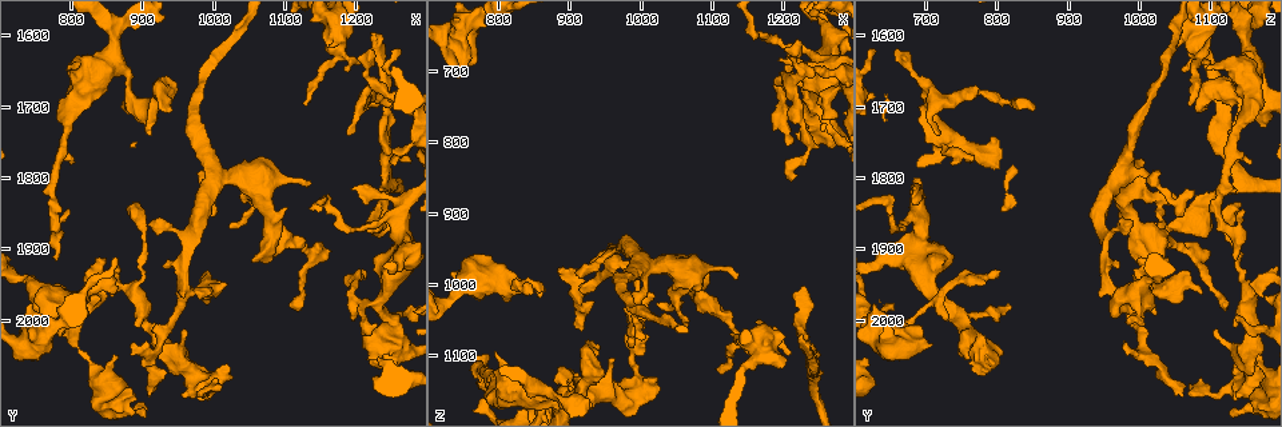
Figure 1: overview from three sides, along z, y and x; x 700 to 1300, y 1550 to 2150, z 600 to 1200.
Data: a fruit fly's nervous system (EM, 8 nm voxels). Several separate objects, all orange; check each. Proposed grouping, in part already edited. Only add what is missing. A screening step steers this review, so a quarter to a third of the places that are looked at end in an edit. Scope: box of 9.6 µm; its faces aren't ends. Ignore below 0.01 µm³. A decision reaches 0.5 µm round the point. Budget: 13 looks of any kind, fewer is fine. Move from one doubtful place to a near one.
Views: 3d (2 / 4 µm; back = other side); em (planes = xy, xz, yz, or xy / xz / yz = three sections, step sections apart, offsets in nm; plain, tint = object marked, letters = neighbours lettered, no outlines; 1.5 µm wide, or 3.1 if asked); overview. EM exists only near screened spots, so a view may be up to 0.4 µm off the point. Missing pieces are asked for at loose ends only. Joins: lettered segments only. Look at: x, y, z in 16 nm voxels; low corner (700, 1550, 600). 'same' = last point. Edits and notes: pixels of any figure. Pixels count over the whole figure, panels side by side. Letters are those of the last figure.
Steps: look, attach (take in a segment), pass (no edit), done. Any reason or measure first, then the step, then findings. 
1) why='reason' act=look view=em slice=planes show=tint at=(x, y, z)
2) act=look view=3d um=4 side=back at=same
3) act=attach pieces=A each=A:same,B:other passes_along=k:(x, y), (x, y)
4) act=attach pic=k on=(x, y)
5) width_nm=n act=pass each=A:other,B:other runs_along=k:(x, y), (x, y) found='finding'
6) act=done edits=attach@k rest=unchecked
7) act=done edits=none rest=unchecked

why='tapers out' act=look view=em slice=planes show=letters at=(1220, 1625, 650)

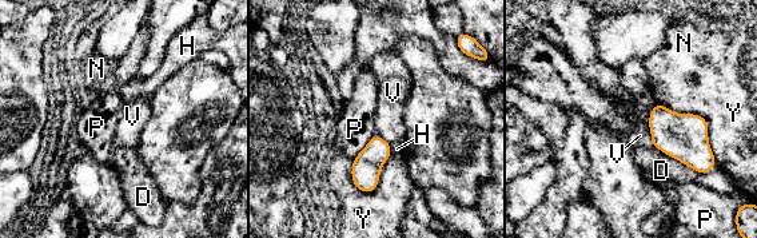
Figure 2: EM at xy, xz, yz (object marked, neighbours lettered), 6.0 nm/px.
act=pass each=D:other,H:other,N:other,P:other,V:other,Y:other found='none of them fits'

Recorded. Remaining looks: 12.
why='tapers out' act=look view=3d um=2 at=(1215, 1705, 850)

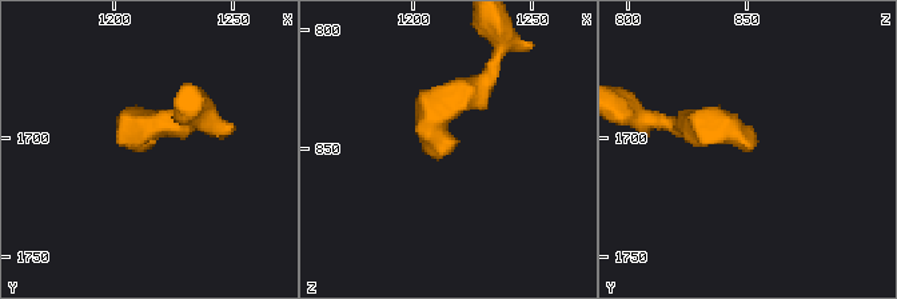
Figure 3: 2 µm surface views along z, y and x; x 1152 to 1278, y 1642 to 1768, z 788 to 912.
why='shape alone is not enough' act=look view=em slice=xy step=8 show=tint at=(1212, 1704, 854)

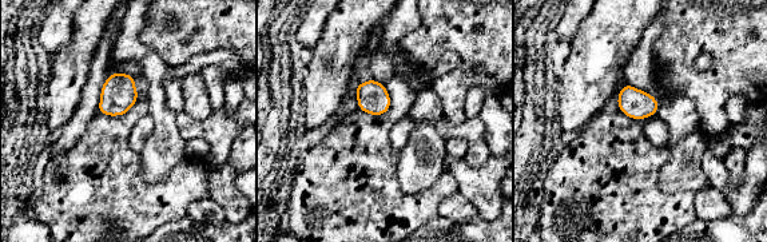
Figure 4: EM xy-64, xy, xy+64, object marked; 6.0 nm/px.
why='another direction' act=look view=em slice=planes show=letters at=same

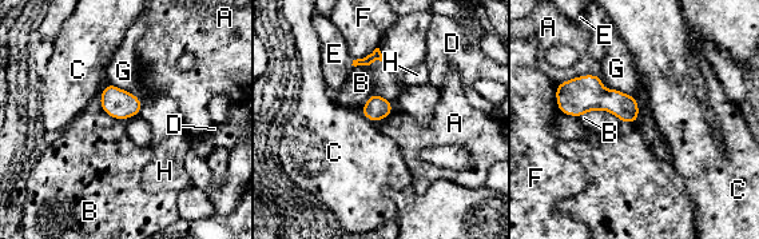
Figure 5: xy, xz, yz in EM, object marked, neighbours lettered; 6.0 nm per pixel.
act=pass each=A:other,B:other,C:other,D:other,E:other,F:other,G:other,H:other found='no lettered segment goes on from it'

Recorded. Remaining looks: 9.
why='an open end' act=look view=em slice=yz step=4 show=letters at=(1180, 1650, 1065)

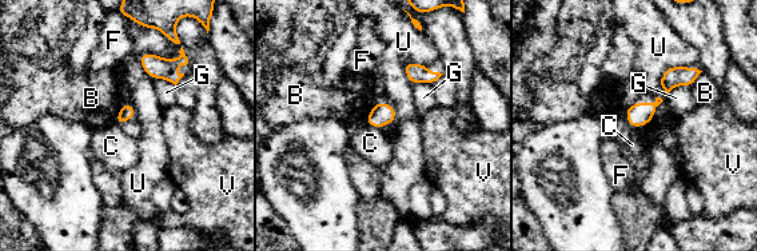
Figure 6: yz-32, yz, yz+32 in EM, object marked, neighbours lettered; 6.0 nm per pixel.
act=look view=em slice=planes show=letters at=same

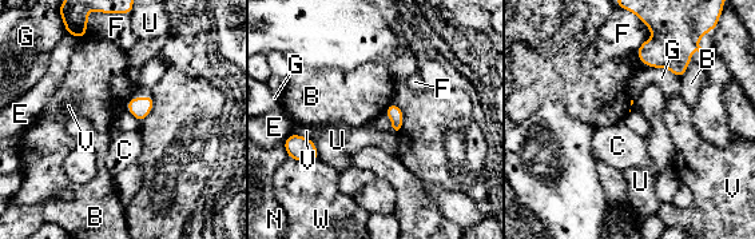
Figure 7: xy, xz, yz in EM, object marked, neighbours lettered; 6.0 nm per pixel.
act=pass each=B:other,C:other,E:other,F:other,G:other,N:other,U:other,V:other,W:other border=7:(392, 100), (384, 111) found='no lettered segment goes on from it'

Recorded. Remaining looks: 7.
why='branch stops here' act=look view=3d um=2 side=back at=(815, 1995, 1020)

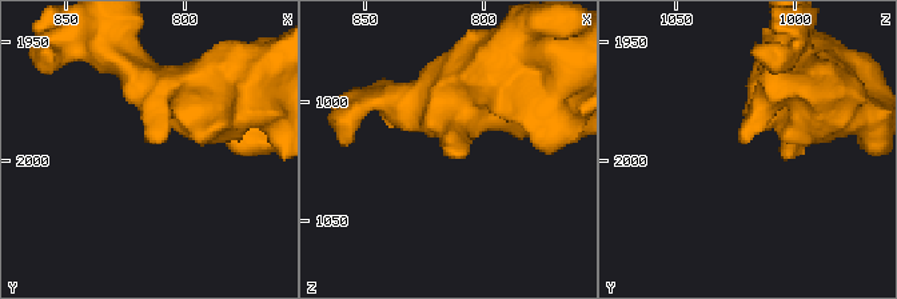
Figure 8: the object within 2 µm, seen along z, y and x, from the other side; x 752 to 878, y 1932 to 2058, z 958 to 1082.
why='now the EM' act=look view=em slice=xz step=8 show=letters at=(815, 1993, 1022)

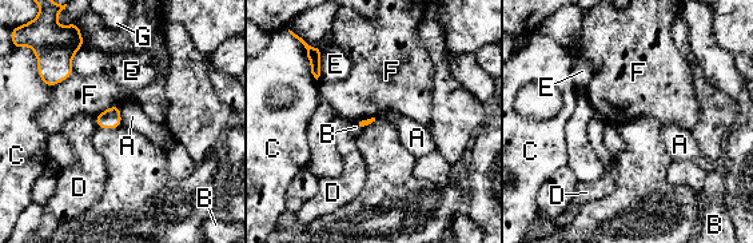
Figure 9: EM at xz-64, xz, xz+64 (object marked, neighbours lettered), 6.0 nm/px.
act=look view=em slice=planes show=letters at=same

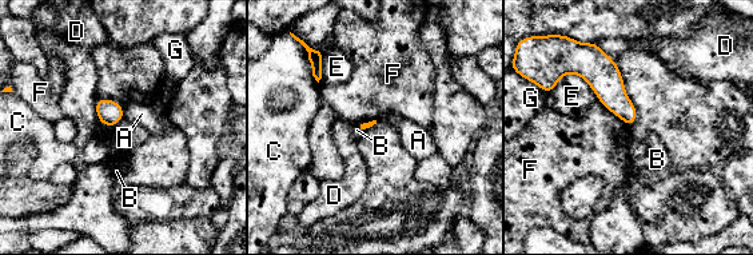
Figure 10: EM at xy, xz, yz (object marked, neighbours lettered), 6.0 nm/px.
longest_contact=E:320nm act=pass each=A:other,B:other,C:other,D:other,E:other,F:other,G:other border=10:(597, 98), (608, 110), (629, 126) found='no lettered segment goes on from it'

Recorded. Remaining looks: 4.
why='an open end' act=look view=em slice=xz step=8 show=tint at=(755, 2010, 695)

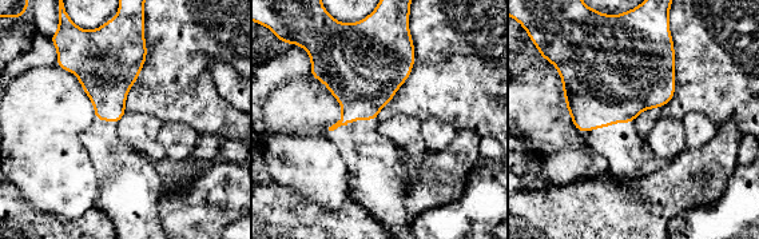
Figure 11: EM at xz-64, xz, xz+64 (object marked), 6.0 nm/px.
why='cut it another way' act=look view=em slice=planes show=letters at=same

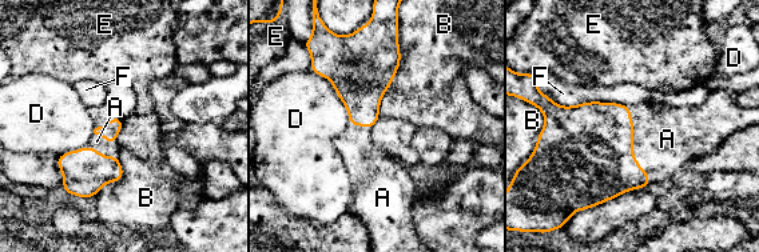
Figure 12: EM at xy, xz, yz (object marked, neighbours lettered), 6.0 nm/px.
act=attach pieces=A each=A:same,B:other,D:other,E:other,F:other passes_along=12:(591, 146), (632, 147), (667, 139) found='it goes on there'

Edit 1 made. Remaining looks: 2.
act=done edits=attach@12 rest=unchecked

